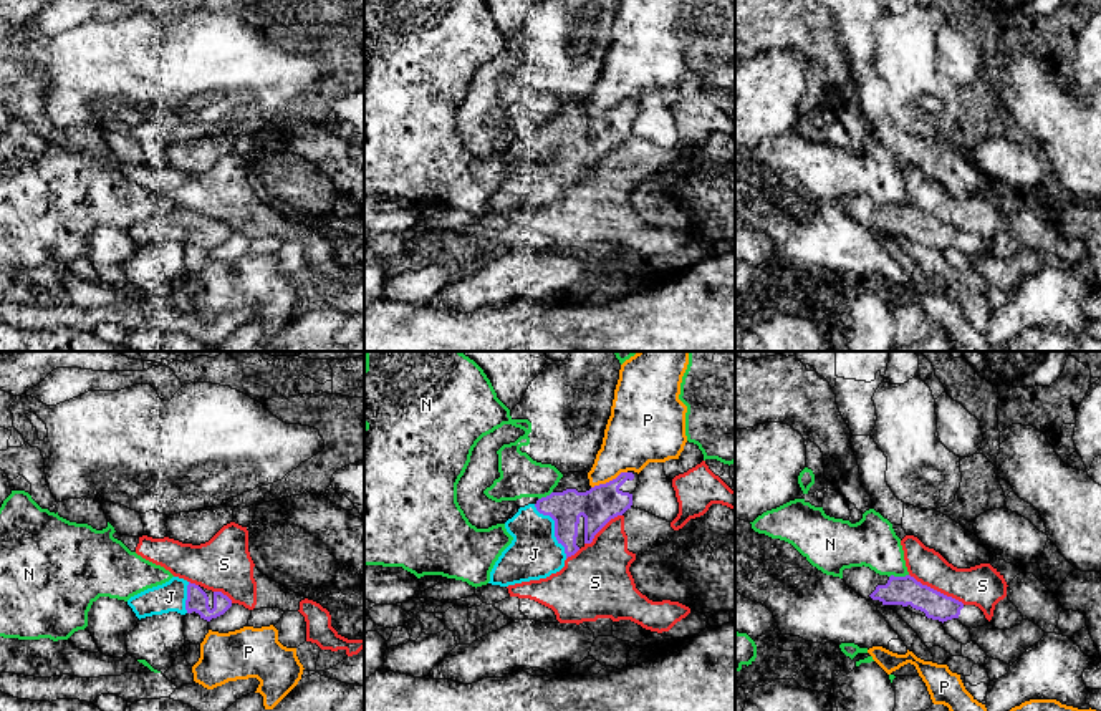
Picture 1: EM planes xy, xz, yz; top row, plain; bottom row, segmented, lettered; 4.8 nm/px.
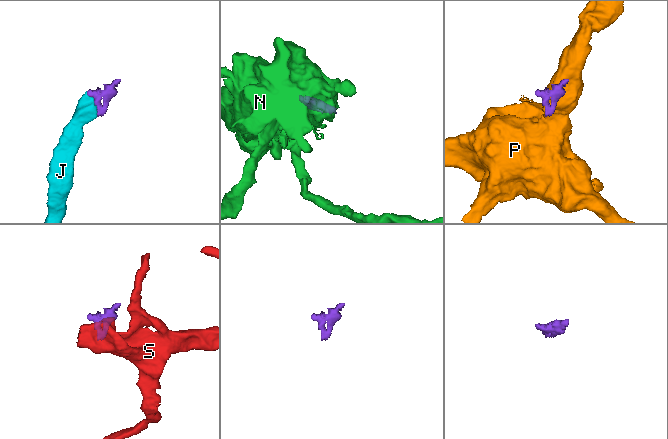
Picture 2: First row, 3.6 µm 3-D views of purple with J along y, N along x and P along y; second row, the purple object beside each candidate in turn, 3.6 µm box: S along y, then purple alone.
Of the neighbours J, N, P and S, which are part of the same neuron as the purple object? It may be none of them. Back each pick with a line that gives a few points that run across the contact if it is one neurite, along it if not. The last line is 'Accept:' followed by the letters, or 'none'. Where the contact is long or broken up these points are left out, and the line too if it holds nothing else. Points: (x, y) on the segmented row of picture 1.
Accept: J

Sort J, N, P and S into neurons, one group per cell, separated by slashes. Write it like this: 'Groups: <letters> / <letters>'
Groups: J / N / P / S

